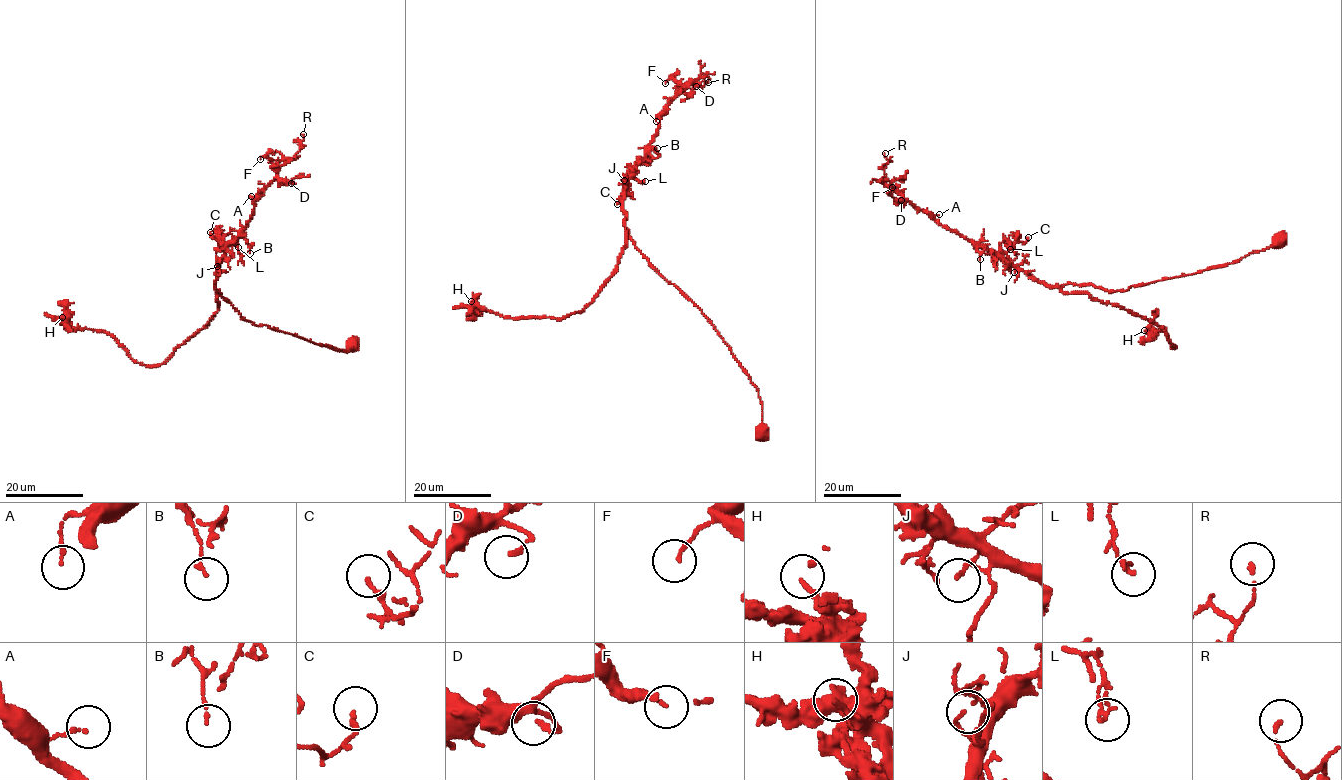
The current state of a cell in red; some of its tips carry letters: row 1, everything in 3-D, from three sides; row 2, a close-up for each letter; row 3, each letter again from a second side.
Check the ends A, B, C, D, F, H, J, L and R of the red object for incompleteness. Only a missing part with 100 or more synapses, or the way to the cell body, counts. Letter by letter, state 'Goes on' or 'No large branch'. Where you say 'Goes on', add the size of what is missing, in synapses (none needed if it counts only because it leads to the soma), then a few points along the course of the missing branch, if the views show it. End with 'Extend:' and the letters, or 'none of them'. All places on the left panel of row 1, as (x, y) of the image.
A: No large branch
B: No large branch
C: No large branch
D: No large branch
F: No large branch
H: No large branch
J: No large branch
L: No large branch
R: No large branch
Extend: none of them

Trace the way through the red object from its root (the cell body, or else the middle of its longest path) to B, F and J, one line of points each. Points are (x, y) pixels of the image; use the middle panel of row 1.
B: (761, 434), (763, 404), (748, 374), (711, 321), (636, 248), (624, 223), (622, 193), (629, 174), (657, 148)
F: (761, 434), (763, 404), (748, 374), (624, 223), (629, 174), (682, 90), (665, 83)
J: (761, 434), (763, 404), (748, 374), (711, 321), (650, 264), (628, 234), (624, 223), (624, 180)

